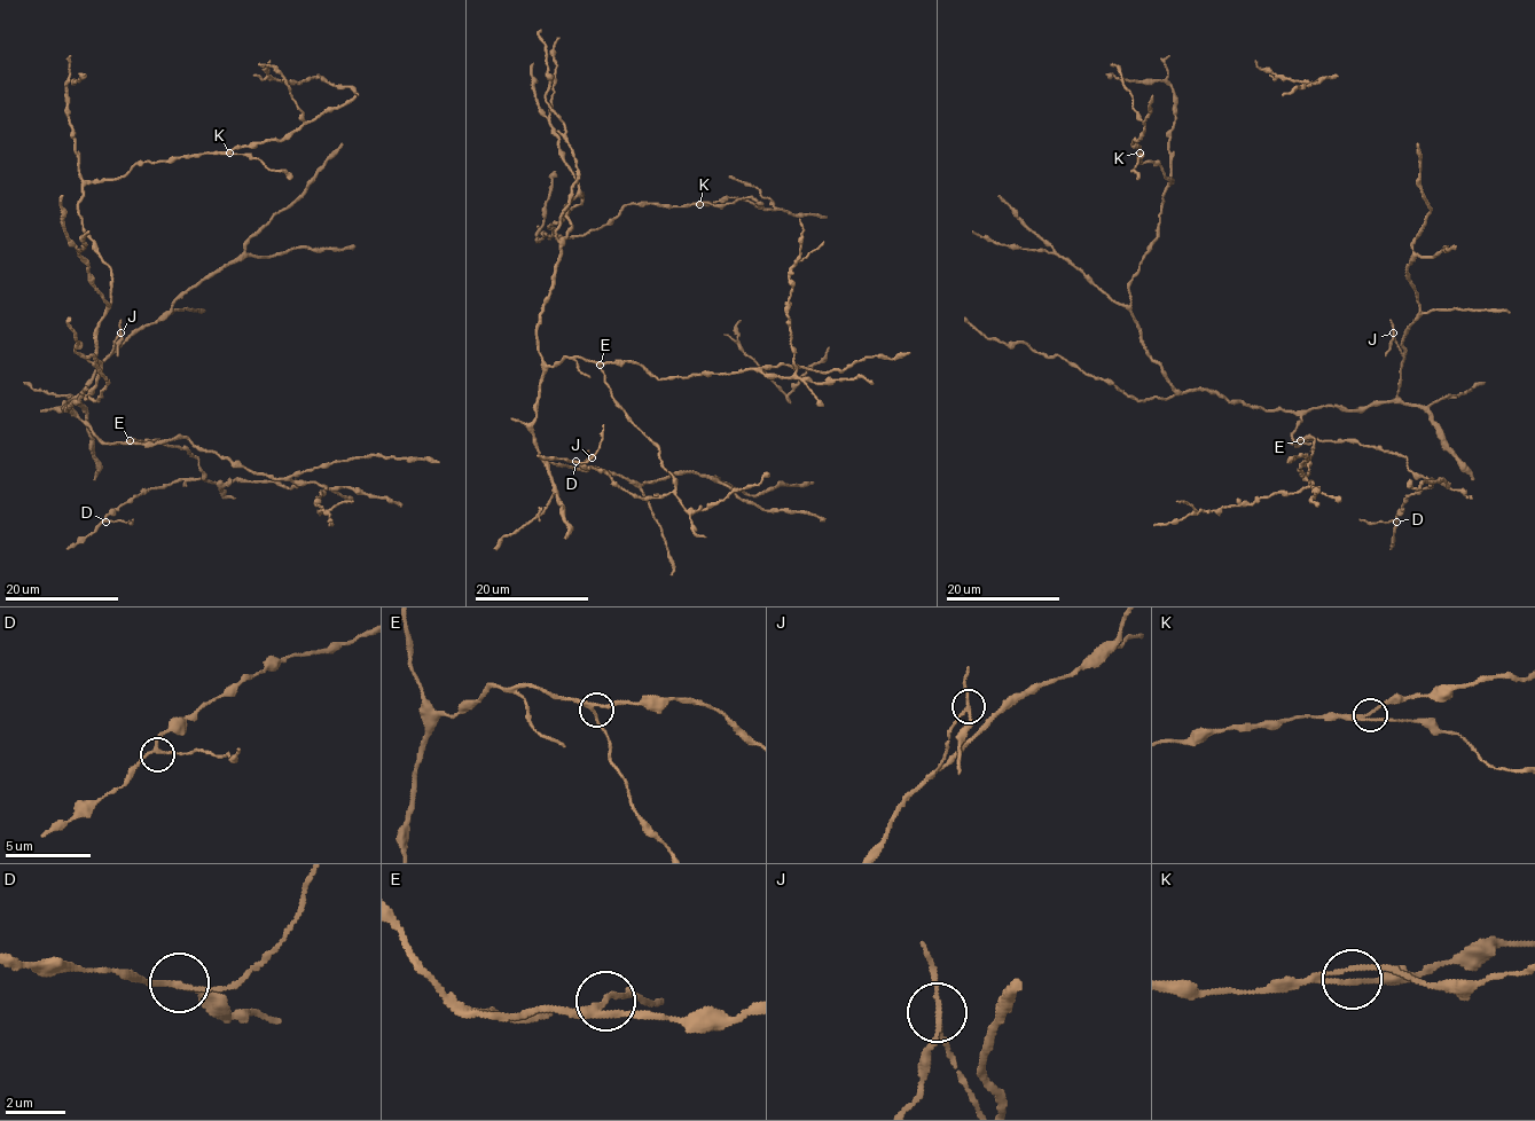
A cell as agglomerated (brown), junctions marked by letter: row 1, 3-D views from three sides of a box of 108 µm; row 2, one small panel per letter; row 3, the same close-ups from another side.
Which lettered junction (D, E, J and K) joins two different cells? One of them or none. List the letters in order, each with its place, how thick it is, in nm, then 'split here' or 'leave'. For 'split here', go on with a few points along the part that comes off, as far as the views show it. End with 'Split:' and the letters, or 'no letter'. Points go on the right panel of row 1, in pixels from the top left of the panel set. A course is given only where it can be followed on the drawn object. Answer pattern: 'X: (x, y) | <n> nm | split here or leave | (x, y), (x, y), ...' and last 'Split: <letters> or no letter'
D: (1396, 522) | 170 nm | leave
E: (1300, 440) | 200 nm | leave
J: (1393, 332) | 150 nm | split here | (1393, 332), (1385, 355)
K: (1140, 153) | 140 nm | leave
Split: J

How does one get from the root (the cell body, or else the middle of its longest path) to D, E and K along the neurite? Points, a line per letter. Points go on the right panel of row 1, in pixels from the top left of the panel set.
D: (1289, 413), (1301, 417), (1292, 444), (1356, 440), (1400, 453), (1410, 470), (1432, 479), (1406, 498), (1396, 522)
E: (1289, 413), (1295, 413), (1301, 417), (1292, 433), (1292, 444), (1300, 440)
K: (1289, 413), (1179, 392), (1144, 347), (1129, 282), (1172, 182), (1140, 153)

